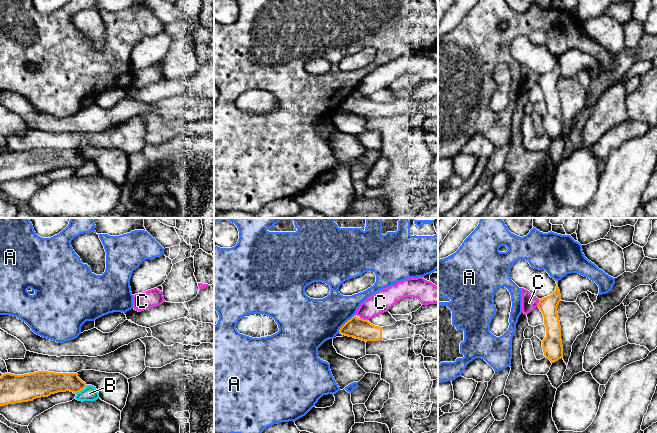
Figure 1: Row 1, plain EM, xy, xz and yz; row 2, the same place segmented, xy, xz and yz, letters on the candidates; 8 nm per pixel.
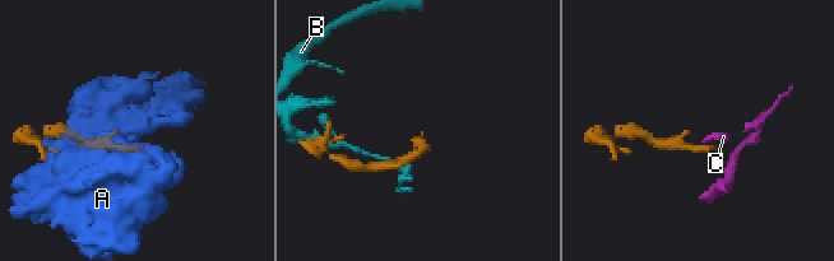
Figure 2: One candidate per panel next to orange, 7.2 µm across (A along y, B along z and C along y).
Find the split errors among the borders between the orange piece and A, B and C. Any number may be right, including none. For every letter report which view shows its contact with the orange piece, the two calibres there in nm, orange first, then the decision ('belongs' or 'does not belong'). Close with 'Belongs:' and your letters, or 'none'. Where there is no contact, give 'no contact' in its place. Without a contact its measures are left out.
A: meets orange in xz; 170 nm thick on the orange side, 360 nm on the other; does not belong
B: meets orange in xy; 170 nm thick on the orange side, 120 nm on the other; does not belong
C: meets orange in xz; 170 nm thick on the orange side, 170 nm on the other; does not belong
Belongs: none

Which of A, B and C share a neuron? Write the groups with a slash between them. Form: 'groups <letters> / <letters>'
groups A / B / C

